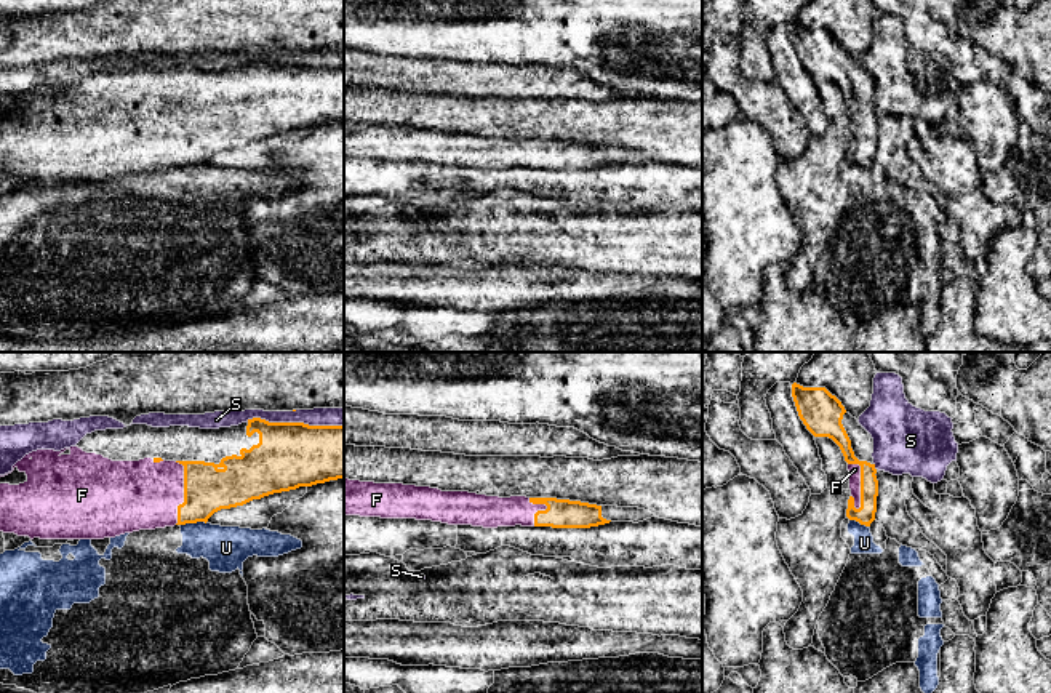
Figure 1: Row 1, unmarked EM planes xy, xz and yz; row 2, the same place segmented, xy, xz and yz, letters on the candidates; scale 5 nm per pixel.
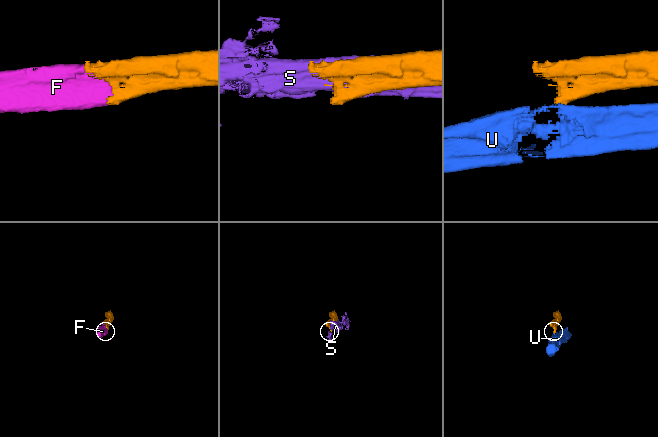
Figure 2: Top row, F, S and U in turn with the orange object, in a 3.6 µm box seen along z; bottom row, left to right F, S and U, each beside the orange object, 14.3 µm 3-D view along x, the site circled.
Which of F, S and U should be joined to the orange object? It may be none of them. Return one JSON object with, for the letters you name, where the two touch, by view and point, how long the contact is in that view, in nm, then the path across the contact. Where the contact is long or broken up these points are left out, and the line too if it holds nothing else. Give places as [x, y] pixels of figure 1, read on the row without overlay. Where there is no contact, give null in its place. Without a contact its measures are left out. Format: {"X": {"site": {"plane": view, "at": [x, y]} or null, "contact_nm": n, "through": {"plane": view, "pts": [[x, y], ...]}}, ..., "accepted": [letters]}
{"F": {"site": {"plane": "yz", "at": [861, 124]}, "contact_nm": 240}, "accepted": ["F"]}

